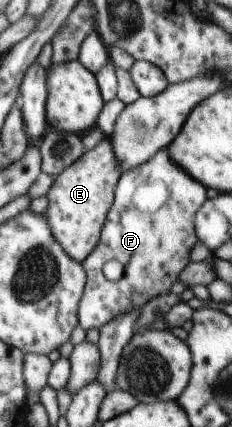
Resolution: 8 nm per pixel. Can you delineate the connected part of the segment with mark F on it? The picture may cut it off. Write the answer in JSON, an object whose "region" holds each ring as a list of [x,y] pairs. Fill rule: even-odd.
{"region":[[[166,149],[145,164],[122,172],[99,242],[81,263],[87,280],[77,318],[84,331],[100,329],[123,313],[141,310],[153,297],[170,293],[170,287],[191,262],[192,247],[199,240],[193,217],[208,199],[206,190],[170,159]],[[110,259],[122,263],[123,274],[118,281],[106,279],[102,272],[104,263]]]}

